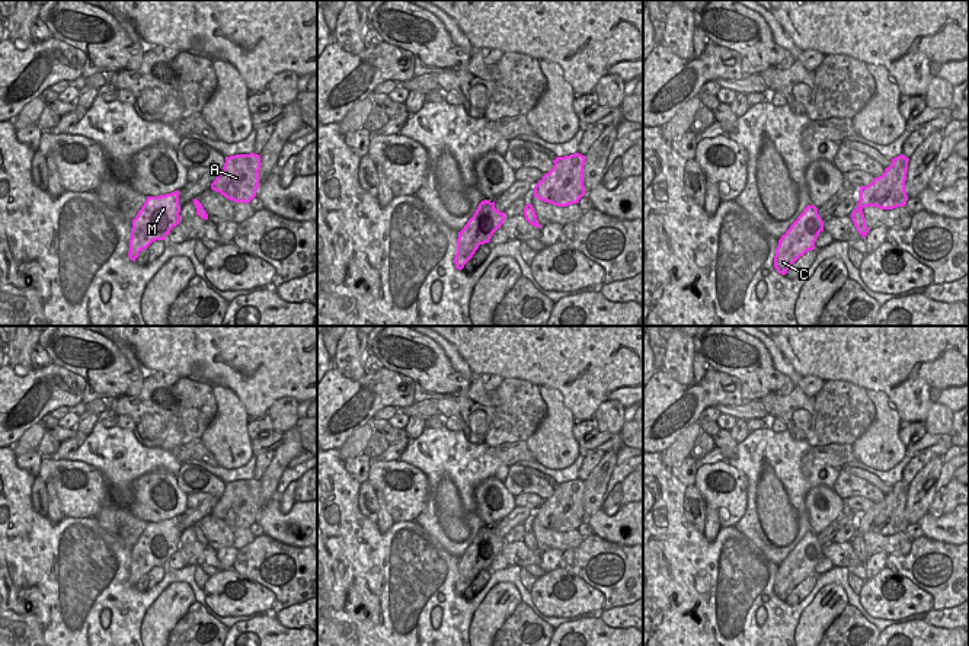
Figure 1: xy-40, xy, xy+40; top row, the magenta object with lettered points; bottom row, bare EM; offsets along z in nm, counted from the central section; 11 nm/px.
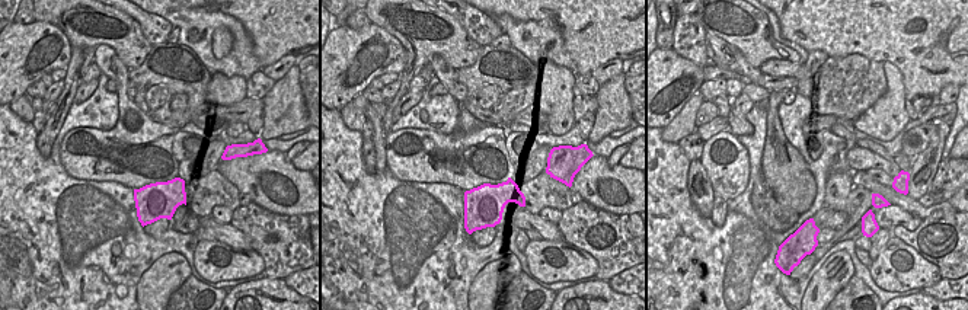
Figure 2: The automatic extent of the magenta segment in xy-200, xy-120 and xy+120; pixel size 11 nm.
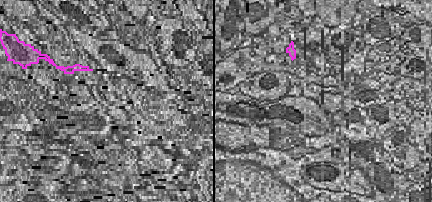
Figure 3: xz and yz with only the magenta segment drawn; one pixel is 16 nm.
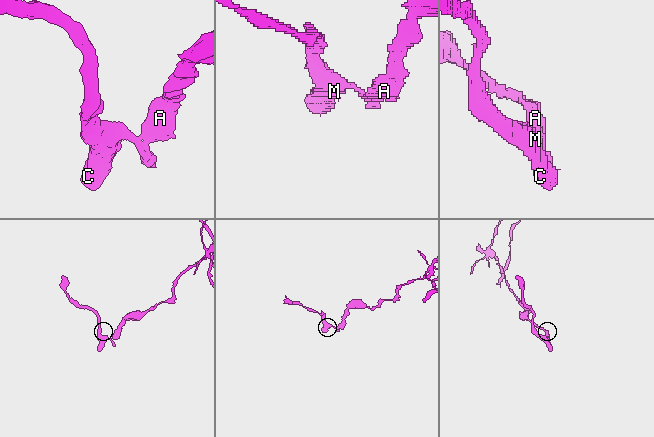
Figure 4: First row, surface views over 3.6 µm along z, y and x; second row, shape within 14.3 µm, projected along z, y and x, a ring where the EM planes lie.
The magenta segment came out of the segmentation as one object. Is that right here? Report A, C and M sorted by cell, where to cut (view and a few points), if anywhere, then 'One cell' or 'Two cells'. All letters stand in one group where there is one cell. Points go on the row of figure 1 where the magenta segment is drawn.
Groups: A / C M. Split along xy+40 (857, 207), (860, 210). Two cells

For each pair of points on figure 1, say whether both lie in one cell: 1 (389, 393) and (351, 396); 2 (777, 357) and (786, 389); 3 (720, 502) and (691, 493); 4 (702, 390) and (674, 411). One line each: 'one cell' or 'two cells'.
1: one cell
2: two cells
3: two cells
4: one cell

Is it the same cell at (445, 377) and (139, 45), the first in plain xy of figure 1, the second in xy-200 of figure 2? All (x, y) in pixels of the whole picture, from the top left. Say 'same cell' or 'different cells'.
same cell

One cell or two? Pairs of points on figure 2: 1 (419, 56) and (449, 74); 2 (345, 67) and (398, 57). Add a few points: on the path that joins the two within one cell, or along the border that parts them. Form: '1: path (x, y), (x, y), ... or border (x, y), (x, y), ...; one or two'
1: border (427, 64), (434, 56), (440, 56), (454, 70); two
2: path (358, 58), (385, 58); one

